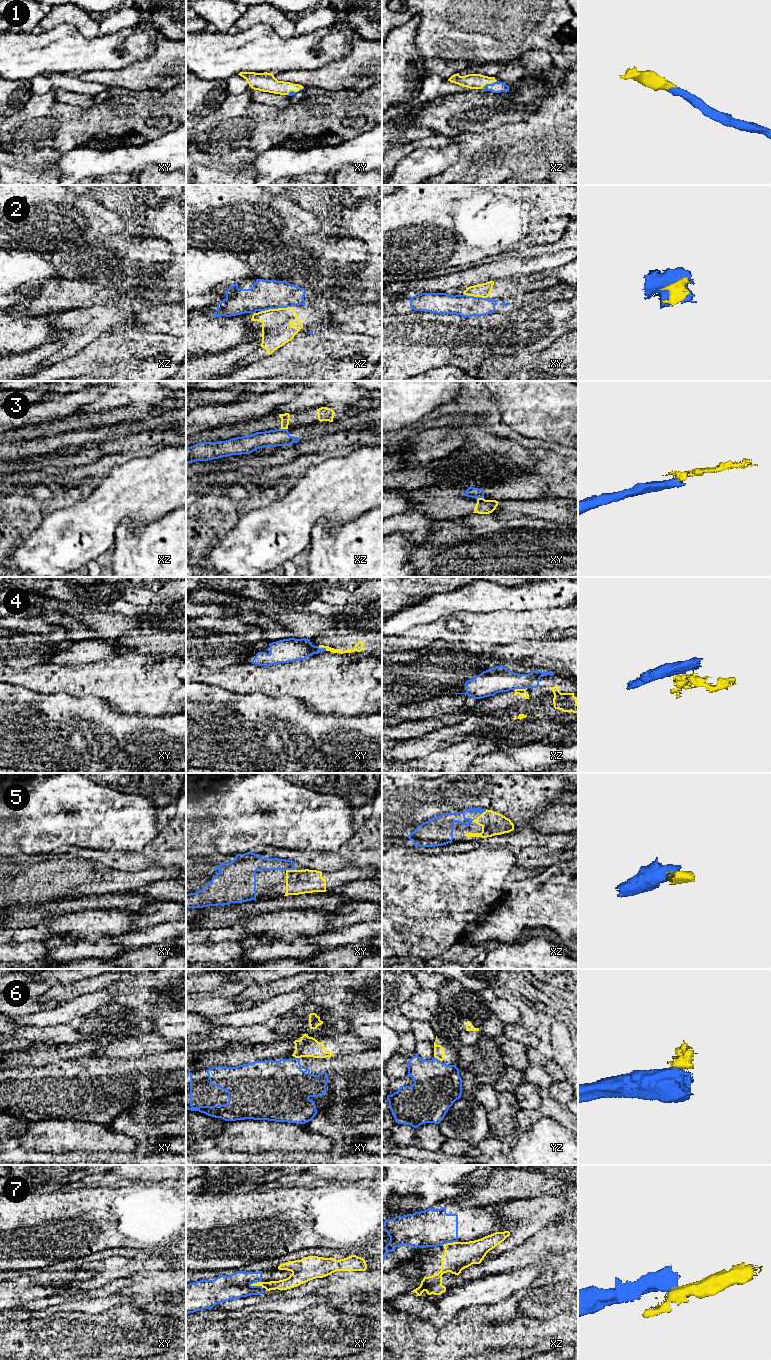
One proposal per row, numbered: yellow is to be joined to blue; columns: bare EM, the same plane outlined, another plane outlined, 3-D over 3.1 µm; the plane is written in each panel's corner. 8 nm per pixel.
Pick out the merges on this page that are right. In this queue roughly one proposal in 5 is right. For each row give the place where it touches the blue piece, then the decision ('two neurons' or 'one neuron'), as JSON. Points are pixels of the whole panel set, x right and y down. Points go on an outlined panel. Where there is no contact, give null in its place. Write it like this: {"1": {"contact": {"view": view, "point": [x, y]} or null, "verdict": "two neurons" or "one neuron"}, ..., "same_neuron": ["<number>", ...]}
{"1": {"contact": {"view": "xz", "point": [489, 84]}, "verdict": "one neuron"}, "2": {"contact": {"view": "xz", "point": [275, 308]}, "verdict": "two neurons"}, "3": {"contact": {"view": "xz", "point": [284, 429]}, "verdict": "two neurons"}, "4": {"contact": {"view": "xz", "point": [520, 688]}, "verdict": "two neurons"}, "5": {"contact": {"view": "xz", "point": [478, 815]}, "verdict": "one neuron"}, "6": {"contact": {"view": "yz", "point": [437, 1059]}, "verdict": "two neurons"}, "7": {"contact": {"view": "xy", "point": [256, 1286]}, "verdict": "two neurons"}, "same_neuron": ["1", "5"]}

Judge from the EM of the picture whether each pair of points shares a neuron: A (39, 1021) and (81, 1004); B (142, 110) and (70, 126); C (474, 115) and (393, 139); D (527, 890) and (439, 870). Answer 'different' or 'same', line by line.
A: same
B: same
C: same
D: different

